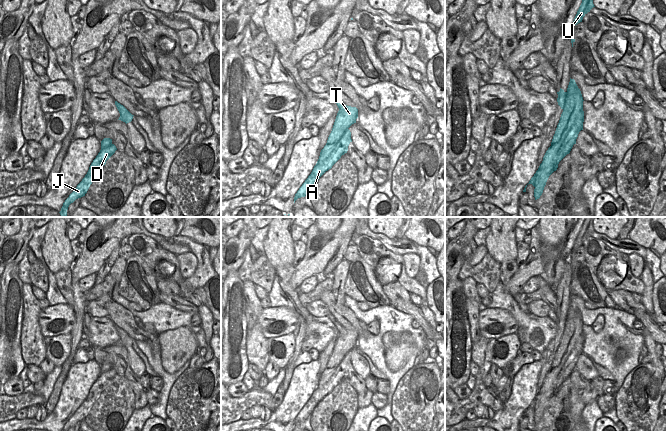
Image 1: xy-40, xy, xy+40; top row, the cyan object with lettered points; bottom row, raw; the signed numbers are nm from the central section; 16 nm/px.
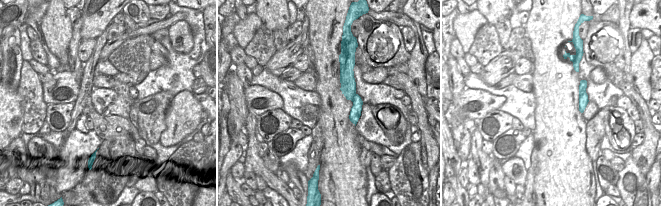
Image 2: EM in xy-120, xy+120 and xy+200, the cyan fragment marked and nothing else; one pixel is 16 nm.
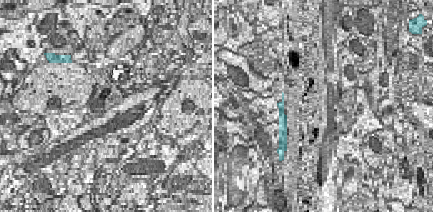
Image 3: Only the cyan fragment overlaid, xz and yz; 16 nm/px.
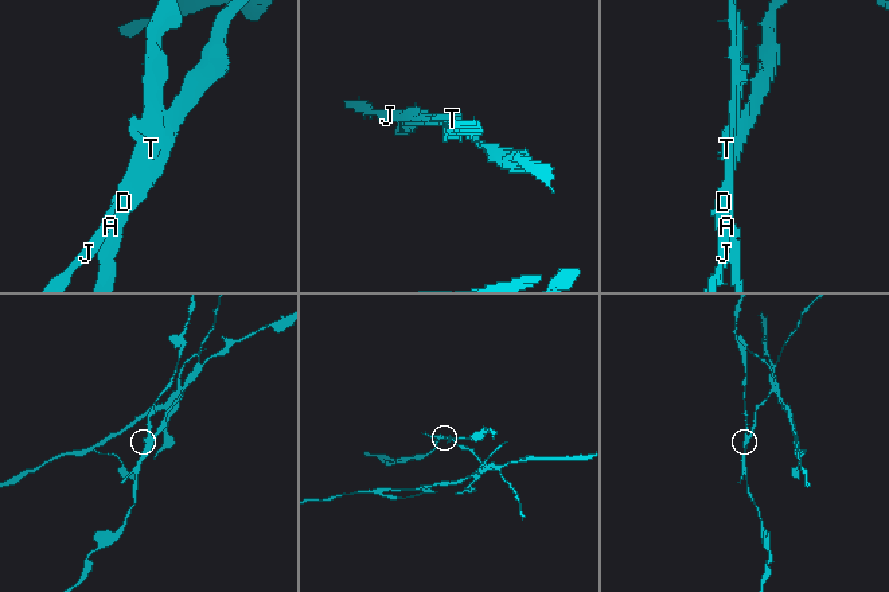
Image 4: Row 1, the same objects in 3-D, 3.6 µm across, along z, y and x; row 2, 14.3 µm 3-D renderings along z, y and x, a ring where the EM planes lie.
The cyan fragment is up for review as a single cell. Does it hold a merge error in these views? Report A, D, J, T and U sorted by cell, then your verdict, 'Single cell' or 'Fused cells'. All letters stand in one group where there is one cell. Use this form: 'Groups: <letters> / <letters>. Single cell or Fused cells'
Groups: A D J / T U. Fused cells.

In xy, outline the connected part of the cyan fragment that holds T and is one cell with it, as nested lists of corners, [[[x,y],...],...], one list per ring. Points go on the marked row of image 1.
[[[337,97],[334,98],[334,101],[338,106],[339,111],[337,113],[332,131],[328,137],[327,143],[320,152],[319,164],[321,165],[326,163],[336,144],[341,140],[348,128],[352,124],[356,123],[356,119],[358,118],[358,109],[356,107],[345,105]]]

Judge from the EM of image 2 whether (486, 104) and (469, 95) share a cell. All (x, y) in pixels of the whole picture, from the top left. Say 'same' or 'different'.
same

